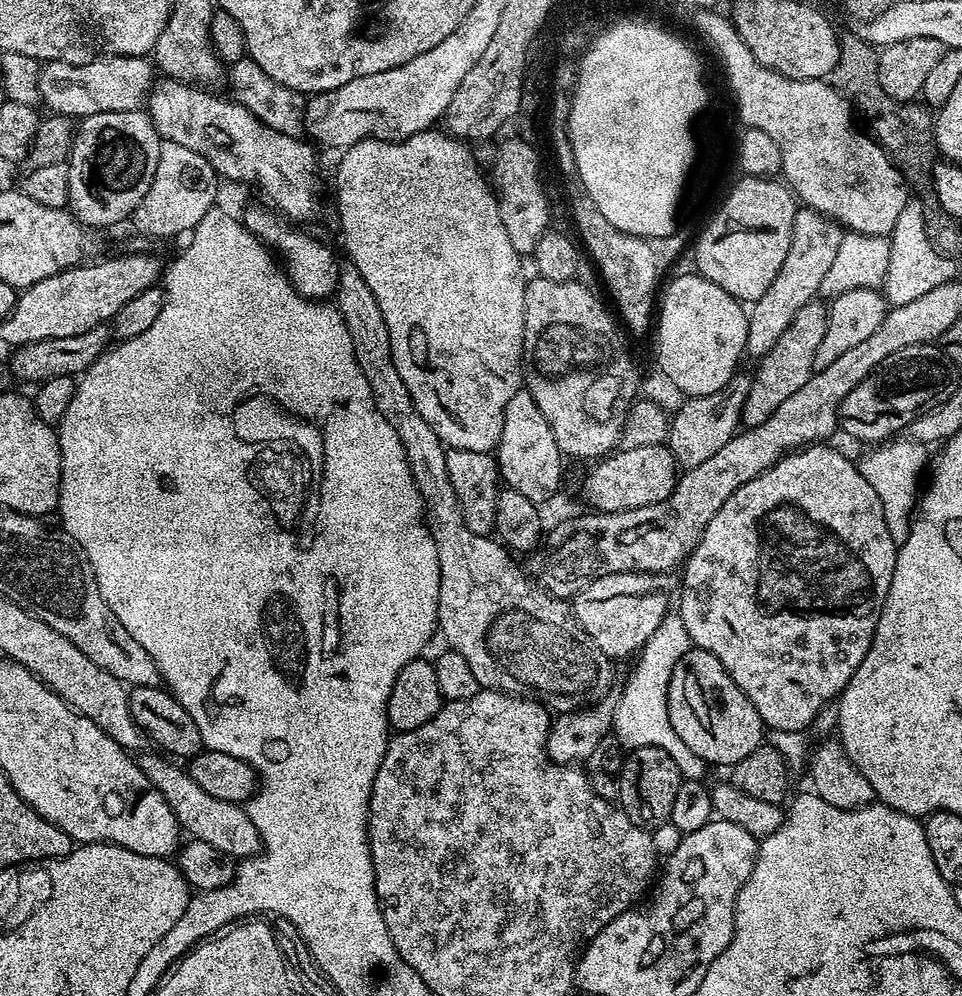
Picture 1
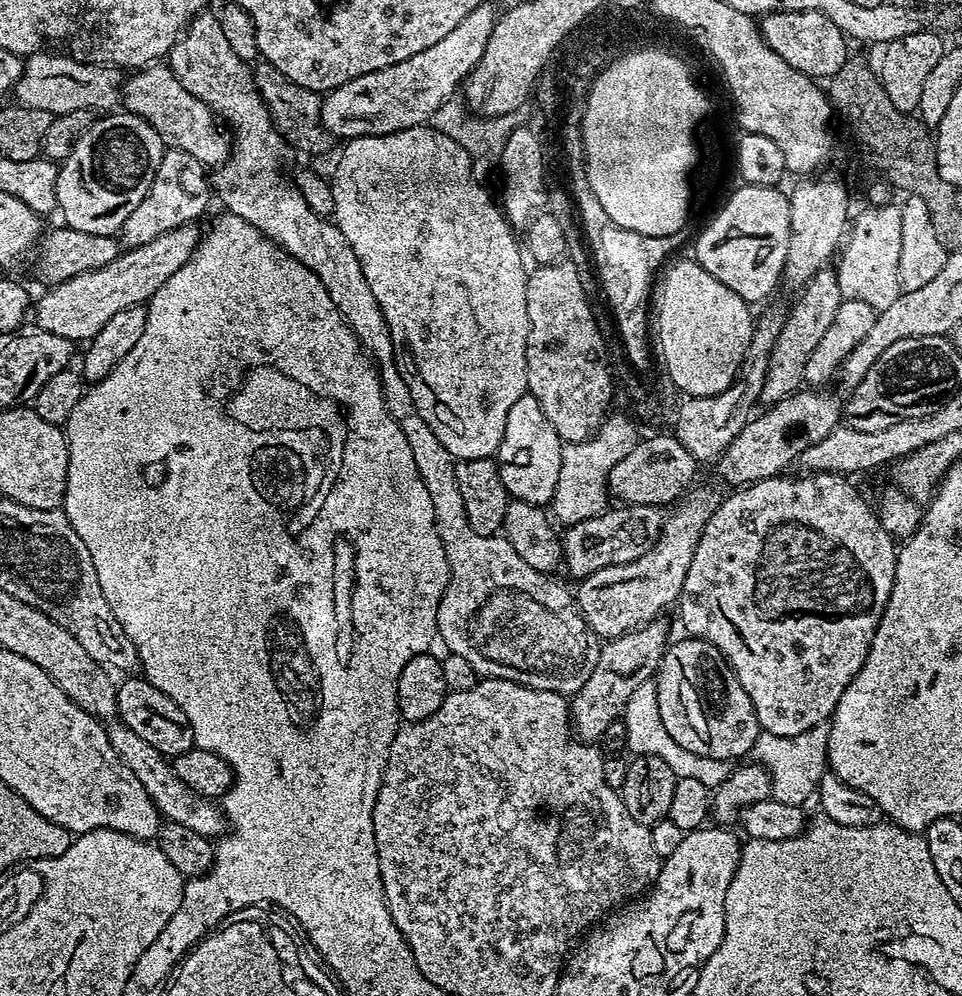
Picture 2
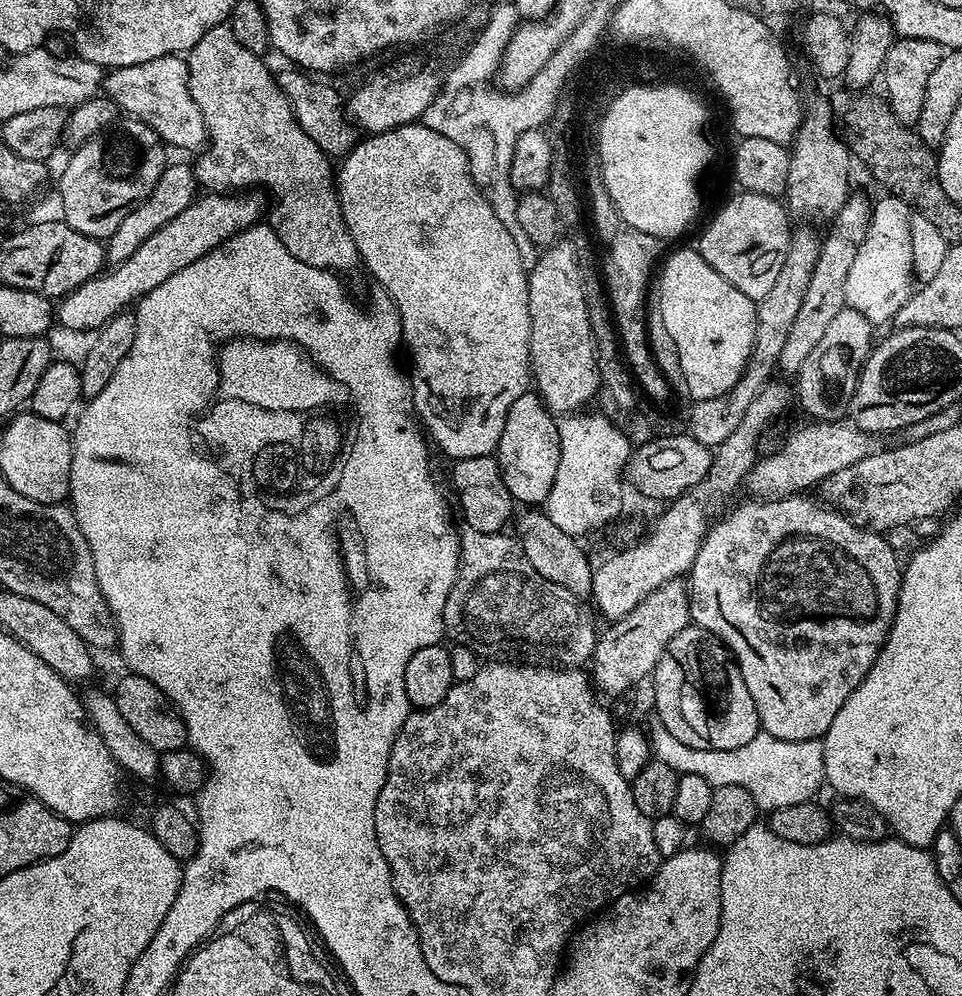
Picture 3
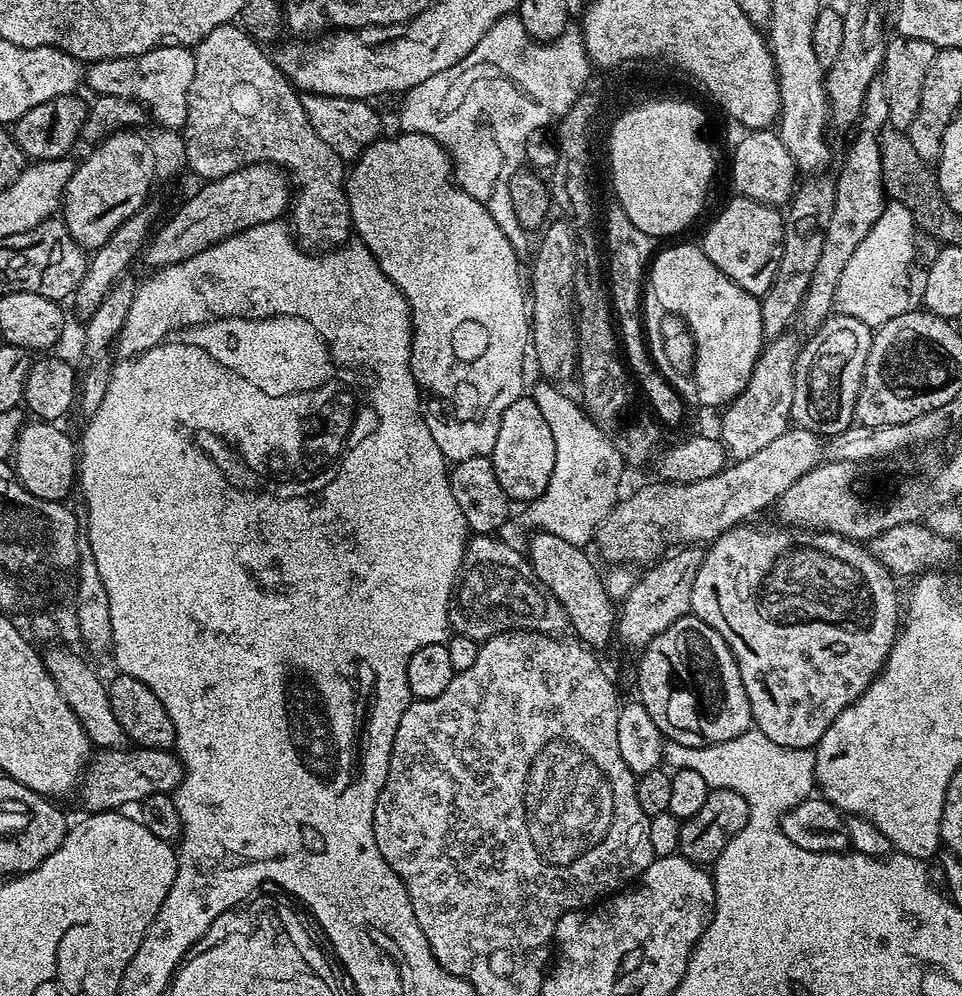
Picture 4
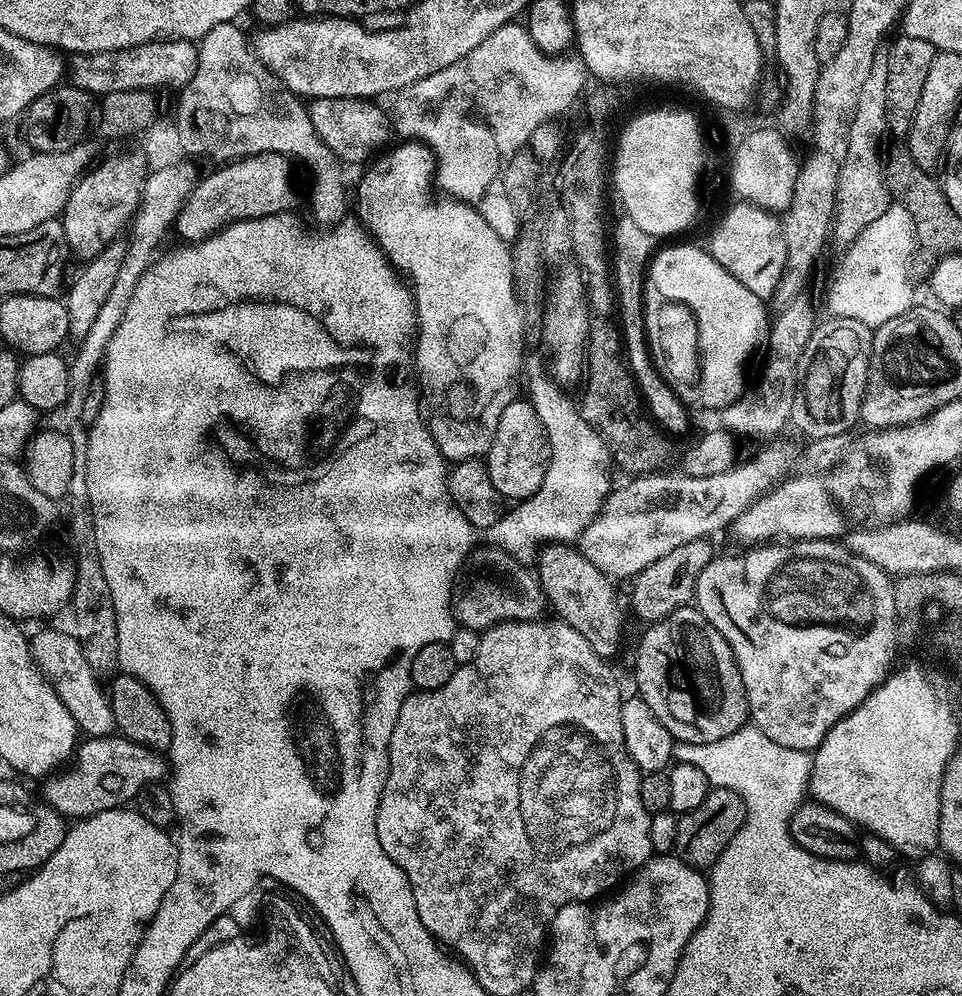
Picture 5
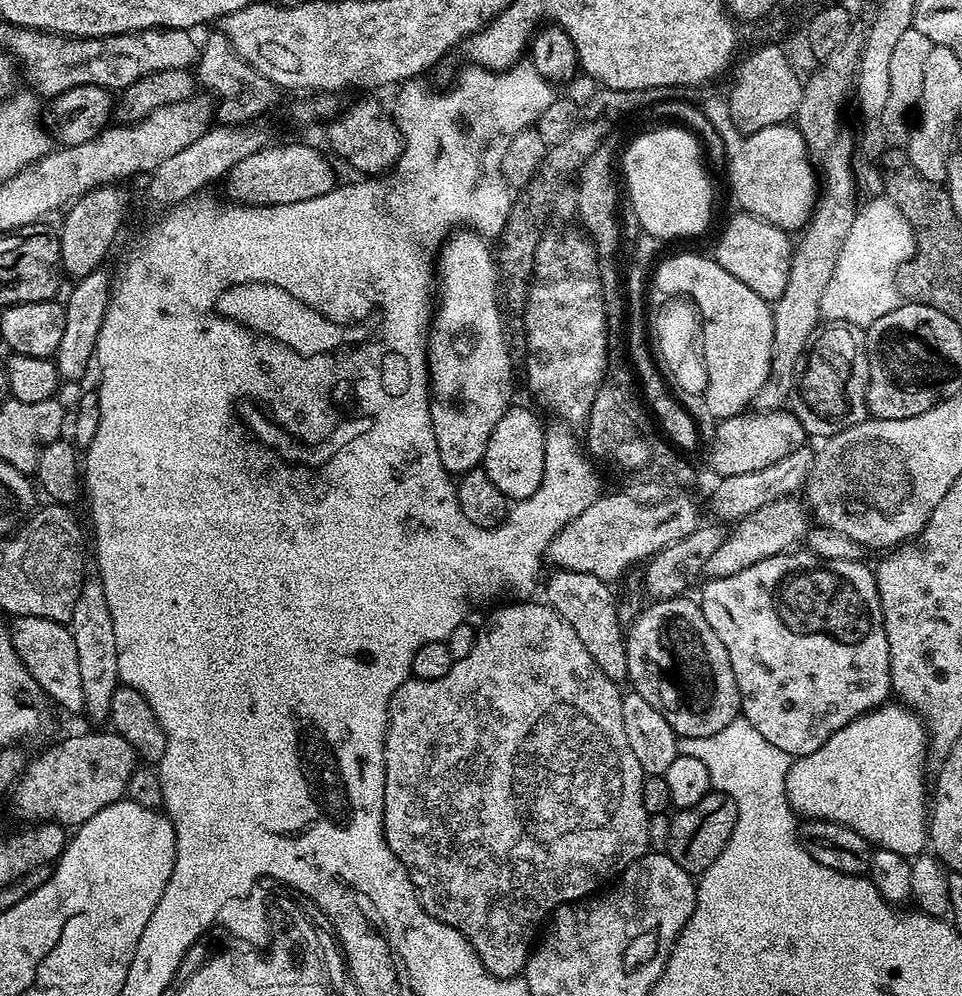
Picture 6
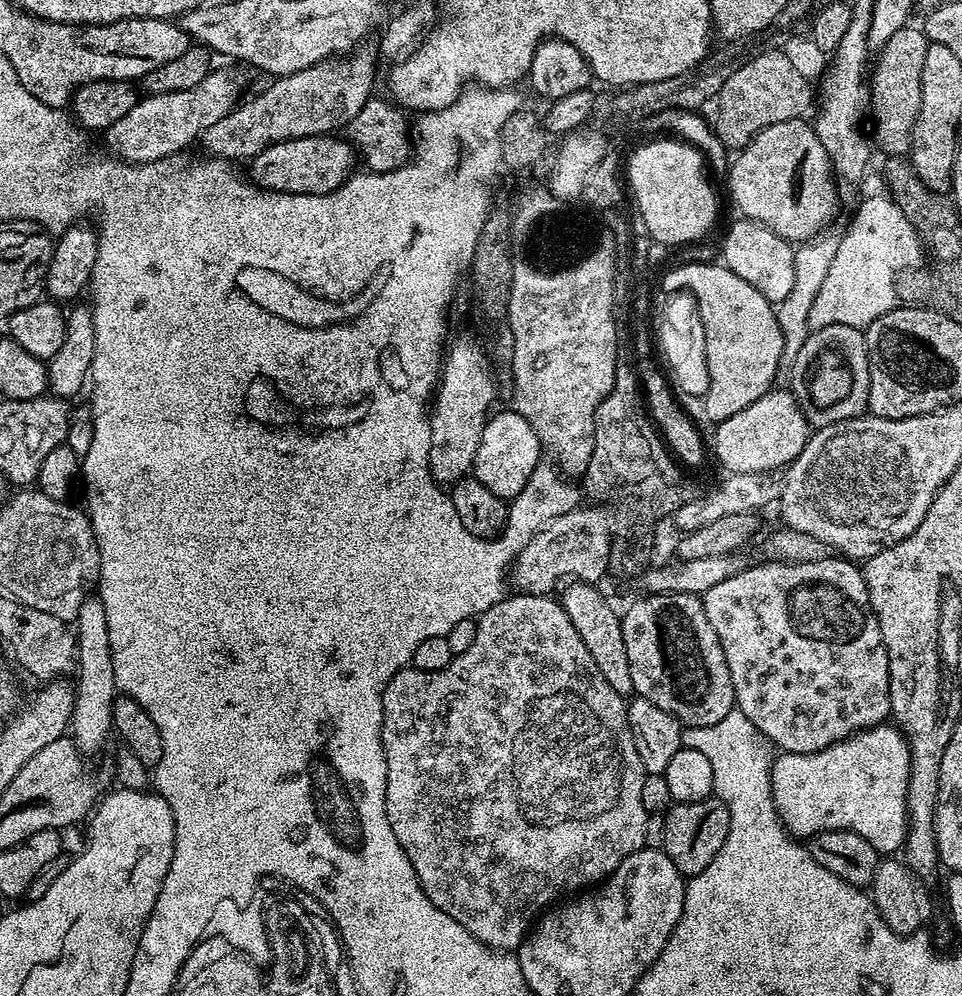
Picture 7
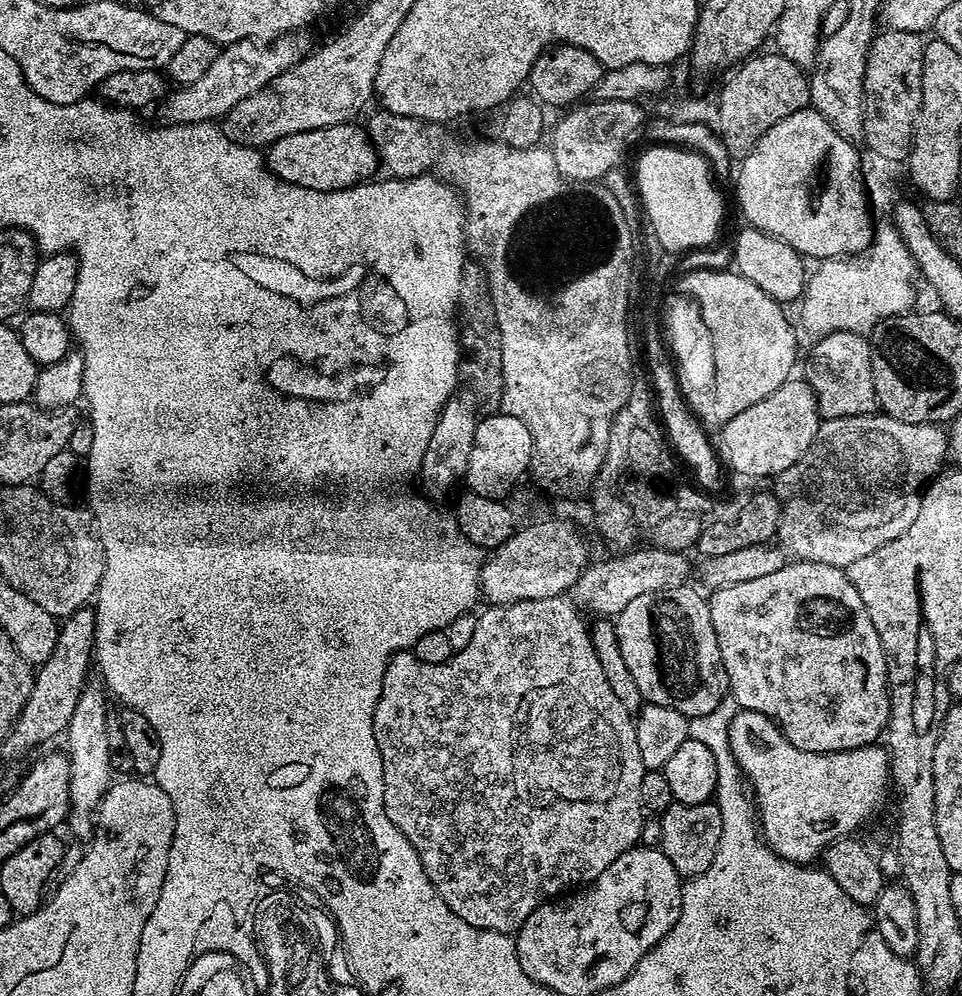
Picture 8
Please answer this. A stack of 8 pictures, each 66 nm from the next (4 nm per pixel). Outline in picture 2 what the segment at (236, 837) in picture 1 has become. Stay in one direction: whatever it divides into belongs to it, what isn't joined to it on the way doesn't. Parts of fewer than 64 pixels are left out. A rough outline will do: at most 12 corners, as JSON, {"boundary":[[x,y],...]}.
{"boundary":[[119,718],[110,744],[164,820],[224,835],[221,805],[198,796],[172,760]]}

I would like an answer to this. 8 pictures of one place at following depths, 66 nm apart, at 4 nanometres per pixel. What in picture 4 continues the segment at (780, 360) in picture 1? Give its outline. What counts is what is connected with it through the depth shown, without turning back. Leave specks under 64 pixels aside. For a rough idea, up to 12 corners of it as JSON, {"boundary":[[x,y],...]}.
{"boundary":[[870,82],[835,173],[826,242],[798,320],[833,315],[838,278],[882,218],[886,86]]}

